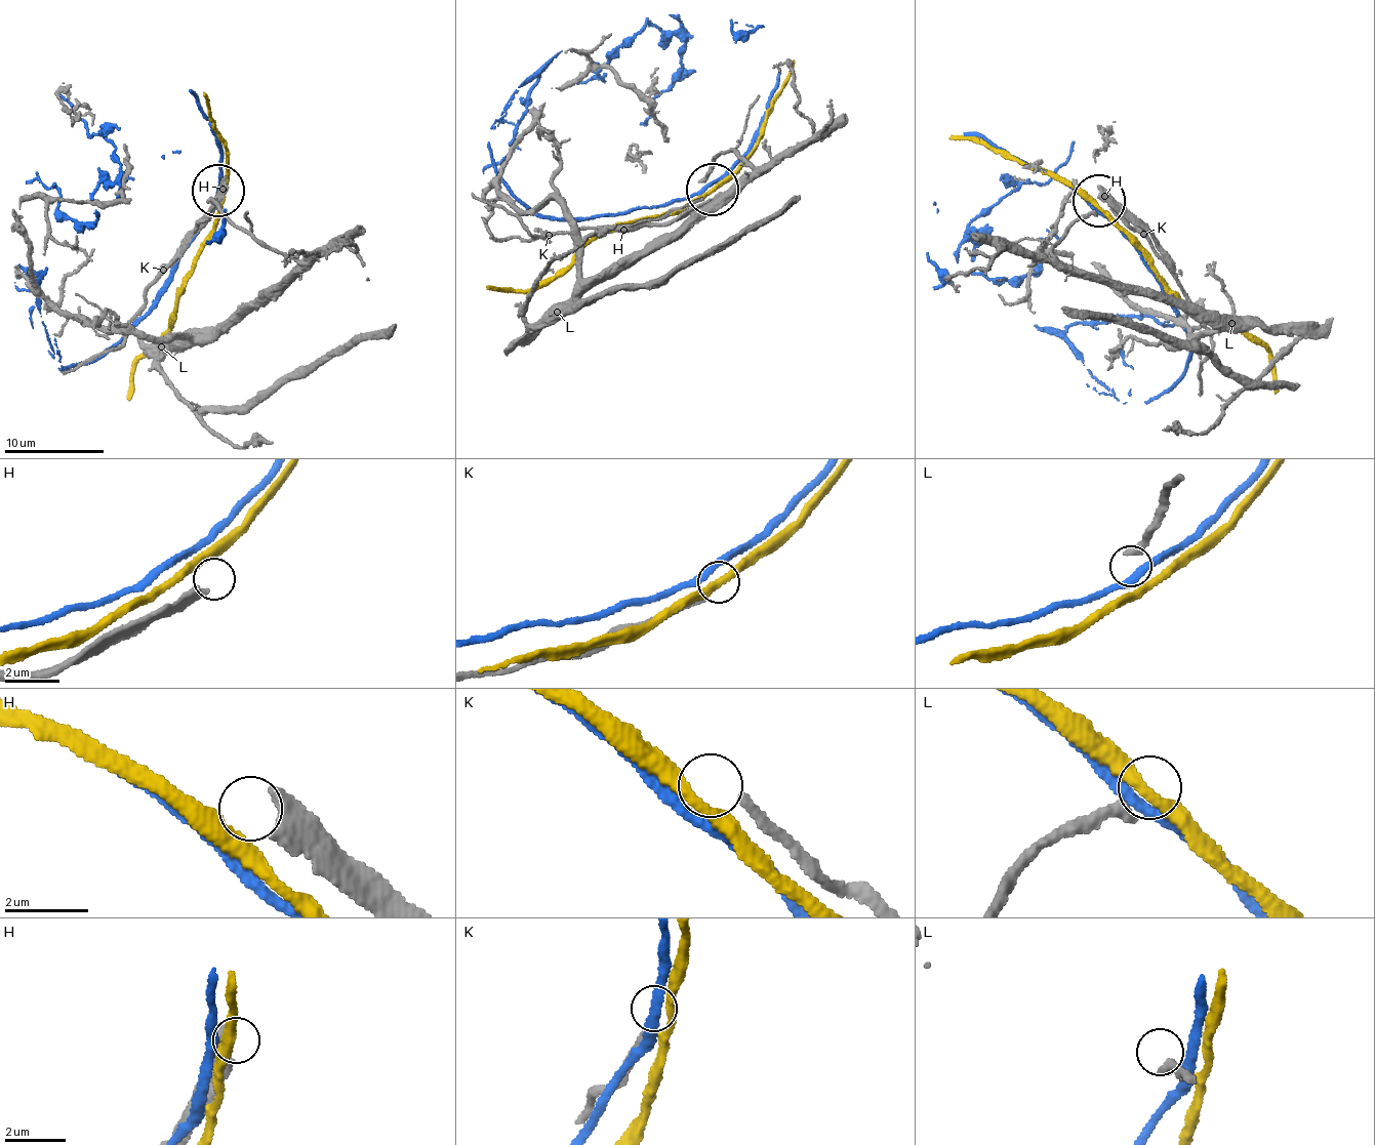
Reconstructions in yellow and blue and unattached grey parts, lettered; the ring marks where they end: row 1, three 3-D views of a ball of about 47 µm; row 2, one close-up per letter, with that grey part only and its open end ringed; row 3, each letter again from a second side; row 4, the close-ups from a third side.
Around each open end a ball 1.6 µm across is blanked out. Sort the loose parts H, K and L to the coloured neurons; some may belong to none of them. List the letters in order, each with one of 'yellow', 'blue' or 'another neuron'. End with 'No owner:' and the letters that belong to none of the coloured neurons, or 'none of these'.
H: another neuron
K: another neuron
L: another neuron
No owner: H, K, L

